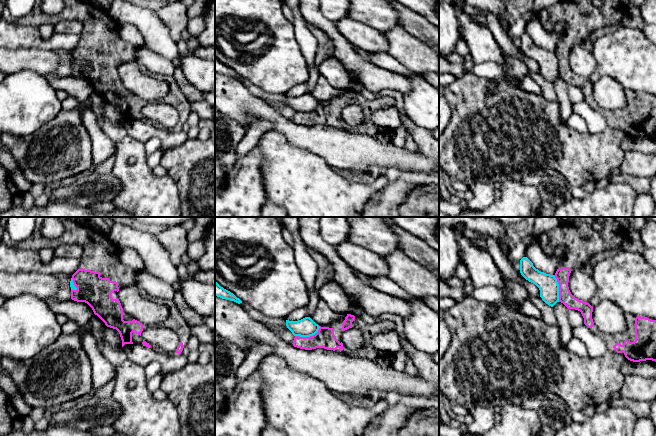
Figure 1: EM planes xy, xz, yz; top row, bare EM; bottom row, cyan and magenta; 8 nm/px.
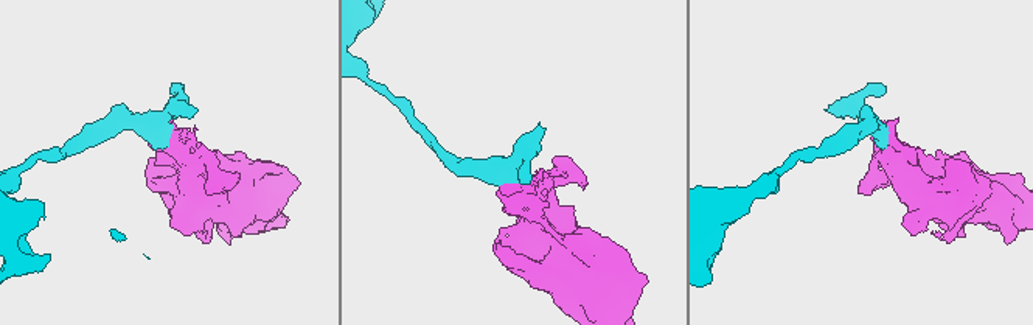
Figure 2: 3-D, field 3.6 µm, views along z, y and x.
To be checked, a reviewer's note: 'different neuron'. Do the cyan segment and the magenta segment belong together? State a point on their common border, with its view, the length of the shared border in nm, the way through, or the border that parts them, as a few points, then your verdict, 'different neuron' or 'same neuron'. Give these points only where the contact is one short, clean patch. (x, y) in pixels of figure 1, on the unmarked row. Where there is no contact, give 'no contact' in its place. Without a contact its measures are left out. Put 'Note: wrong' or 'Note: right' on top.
Note: right
xz (308, 112) | 220 nm | along xz (320, 102), (312, 111), (295, 112) | different neuron

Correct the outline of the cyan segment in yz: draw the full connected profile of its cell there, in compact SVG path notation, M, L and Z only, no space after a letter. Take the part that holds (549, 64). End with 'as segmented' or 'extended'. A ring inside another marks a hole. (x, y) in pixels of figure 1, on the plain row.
M527 33L520 36L520 49L539 64L540 73L546 80L553 83L559 78L559 60L554 51L539 47Z; as segmented

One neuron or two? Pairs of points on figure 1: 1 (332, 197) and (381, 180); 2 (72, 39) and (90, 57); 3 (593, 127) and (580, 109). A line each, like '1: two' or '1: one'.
1: one
2: two
3: one

